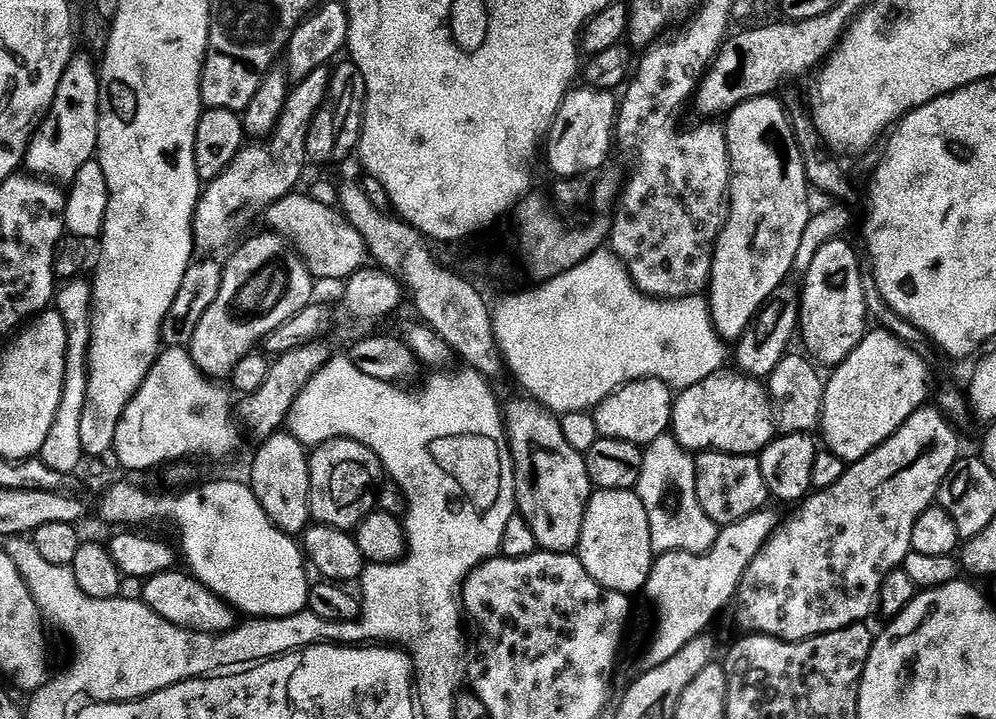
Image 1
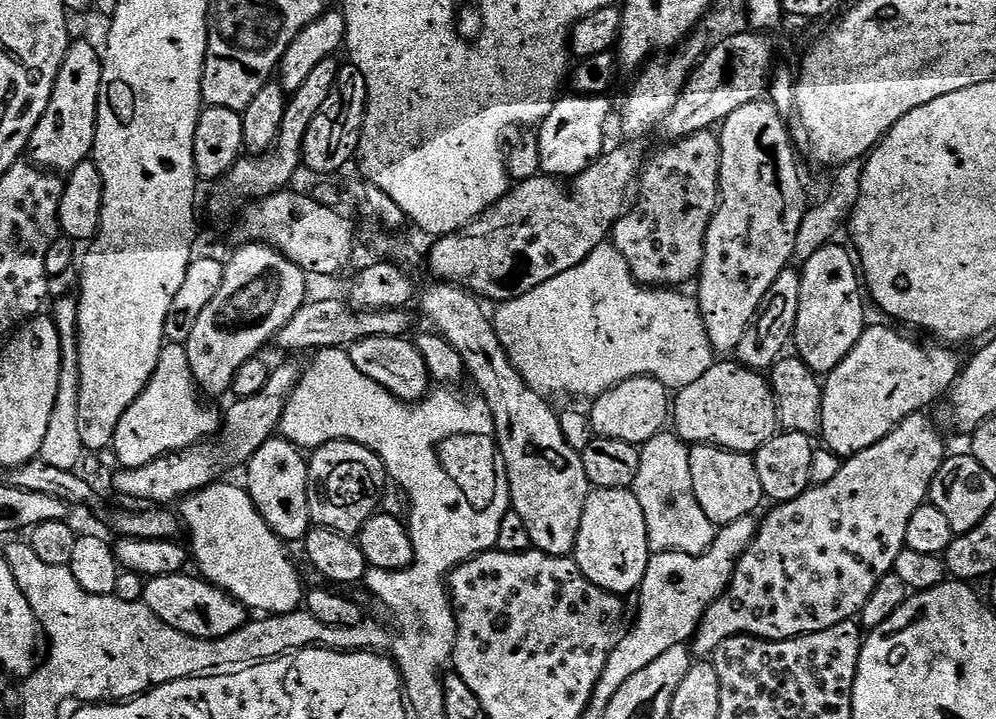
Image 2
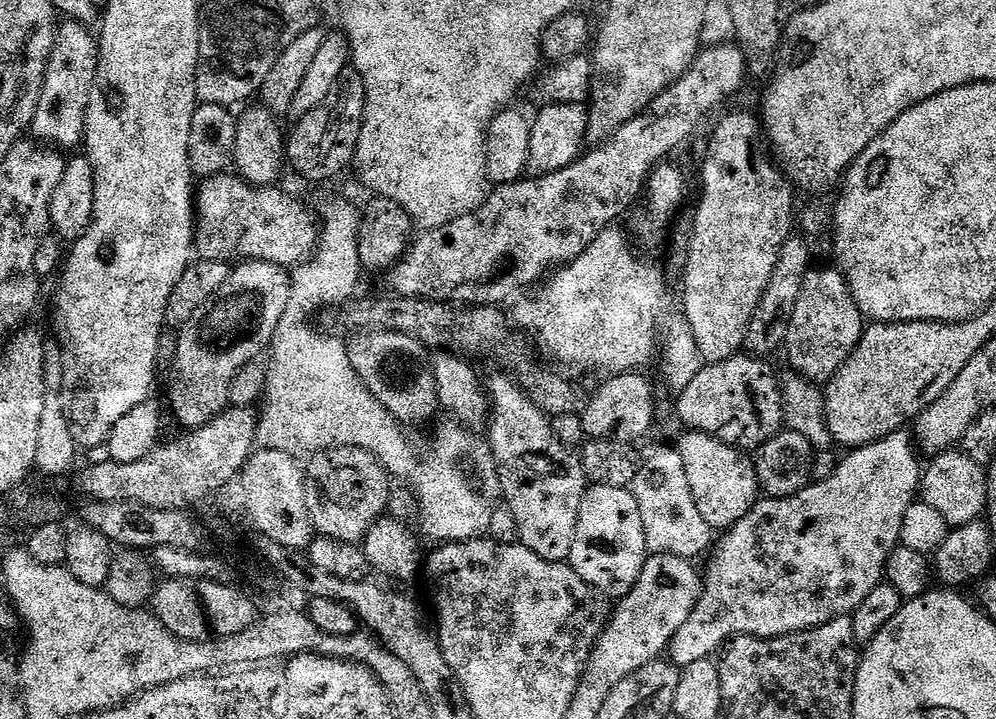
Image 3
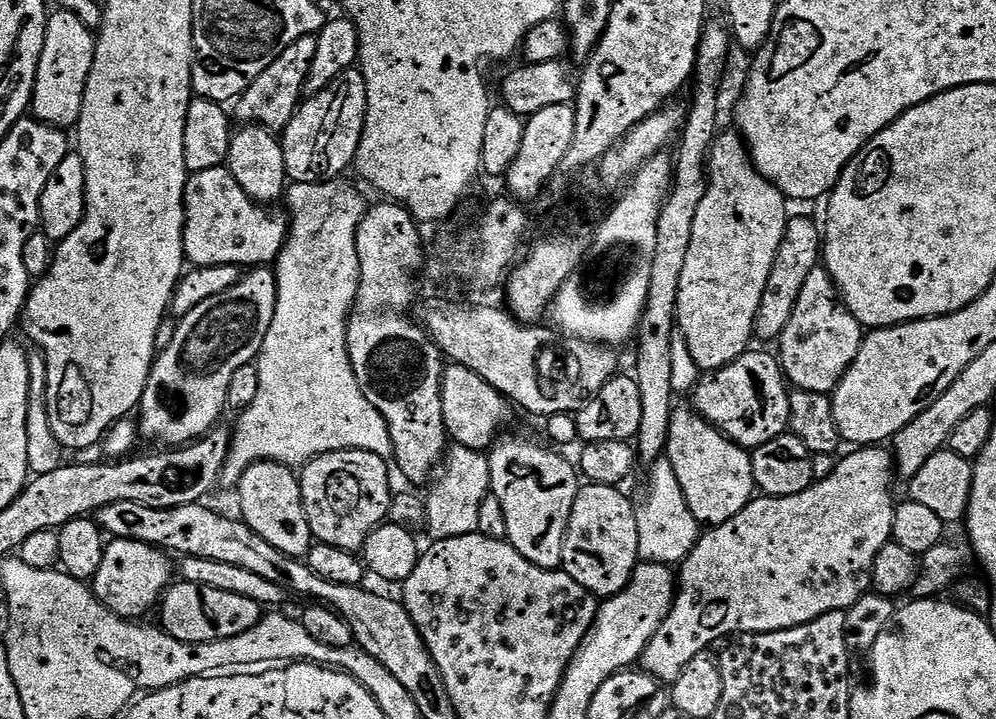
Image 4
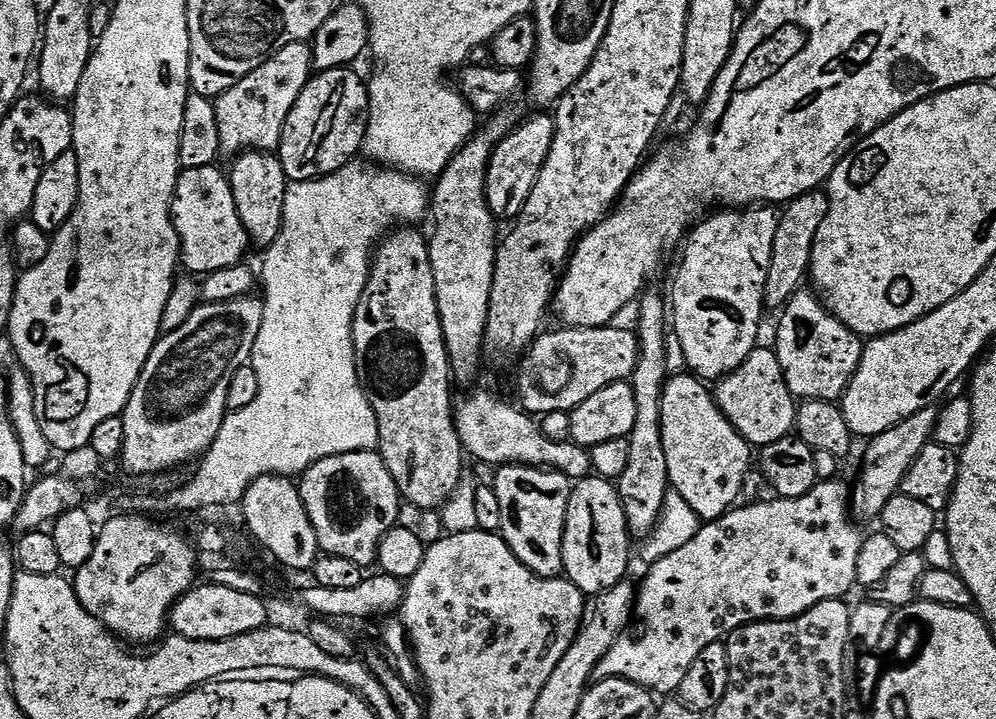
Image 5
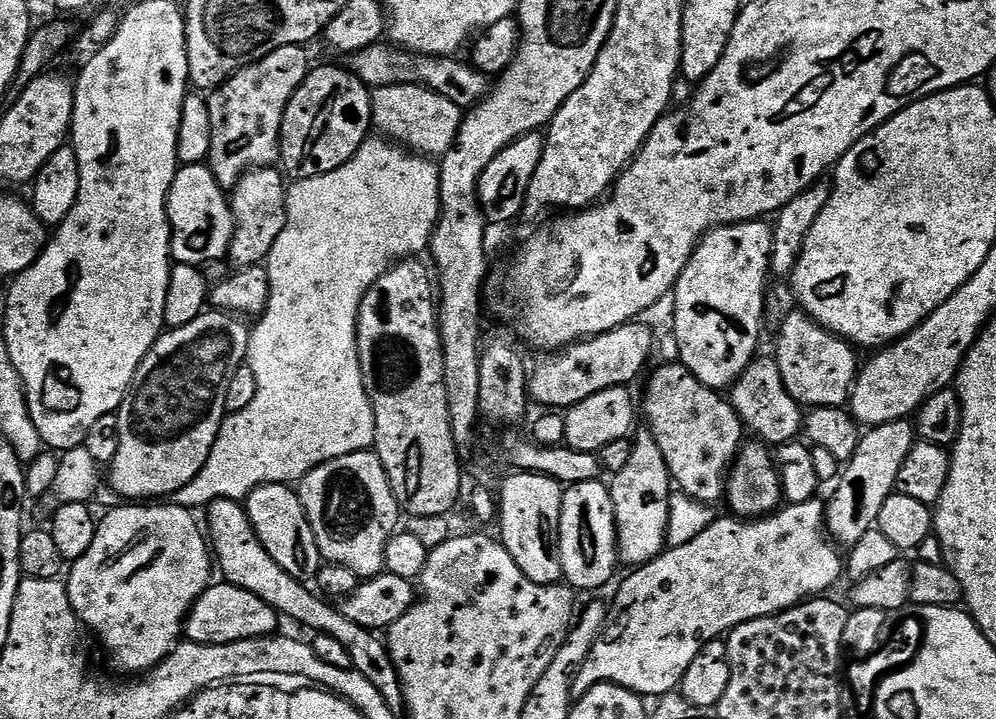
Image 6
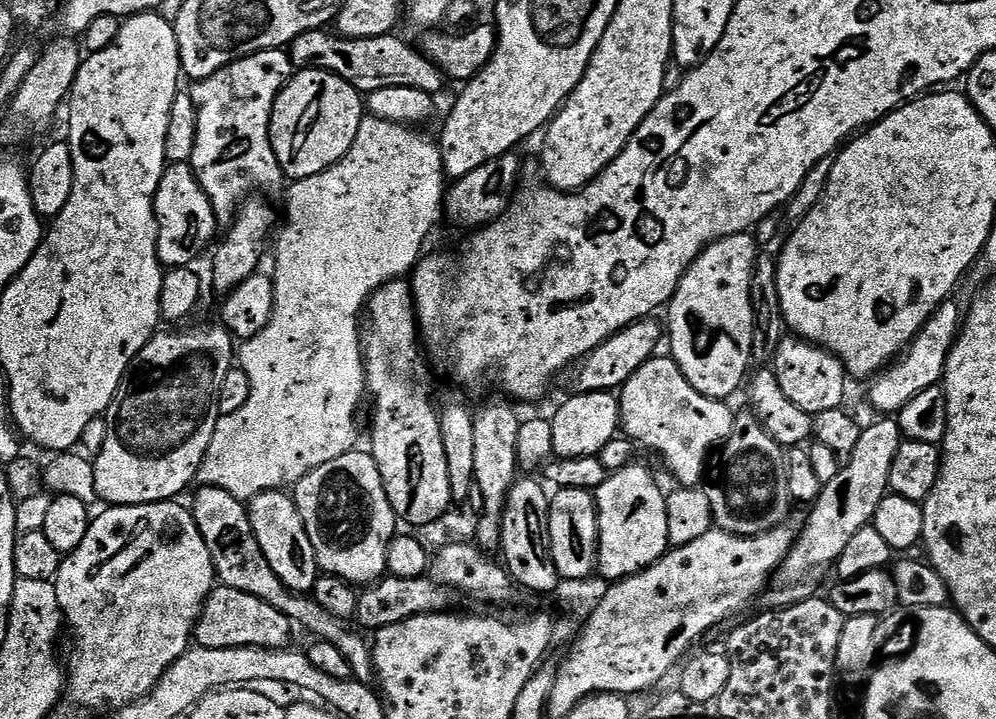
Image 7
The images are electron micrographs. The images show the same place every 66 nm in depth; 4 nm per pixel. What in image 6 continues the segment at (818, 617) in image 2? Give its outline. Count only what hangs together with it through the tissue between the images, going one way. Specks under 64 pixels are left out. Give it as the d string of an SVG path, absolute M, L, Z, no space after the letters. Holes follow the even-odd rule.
M823 499L788 504L759 518L727 519L713 519L712 525L702 530L694 542L668 548L647 564L629 571L632 573L616 592L616 605L611 605L610 622L605 624L586 662L576 672L572 681L573 697L584 696L599 684L617 684L645 698L675 692L705 642L721 639L740 624L763 616L777 616L805 600L823 597L845 575L841 549L826 535Z

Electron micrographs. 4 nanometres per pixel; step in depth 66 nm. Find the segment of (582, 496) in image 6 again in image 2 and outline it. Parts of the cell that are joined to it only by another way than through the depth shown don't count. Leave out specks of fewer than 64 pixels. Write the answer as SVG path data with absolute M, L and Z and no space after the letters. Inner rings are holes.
M592 488L582 510L582 526L578 526L574 553L575 562L585 578L602 590L613 592L621 598L627 597L627 592L635 593L644 581L649 555L646 514L642 514L642 506L638 506L635 491L627 488Z

